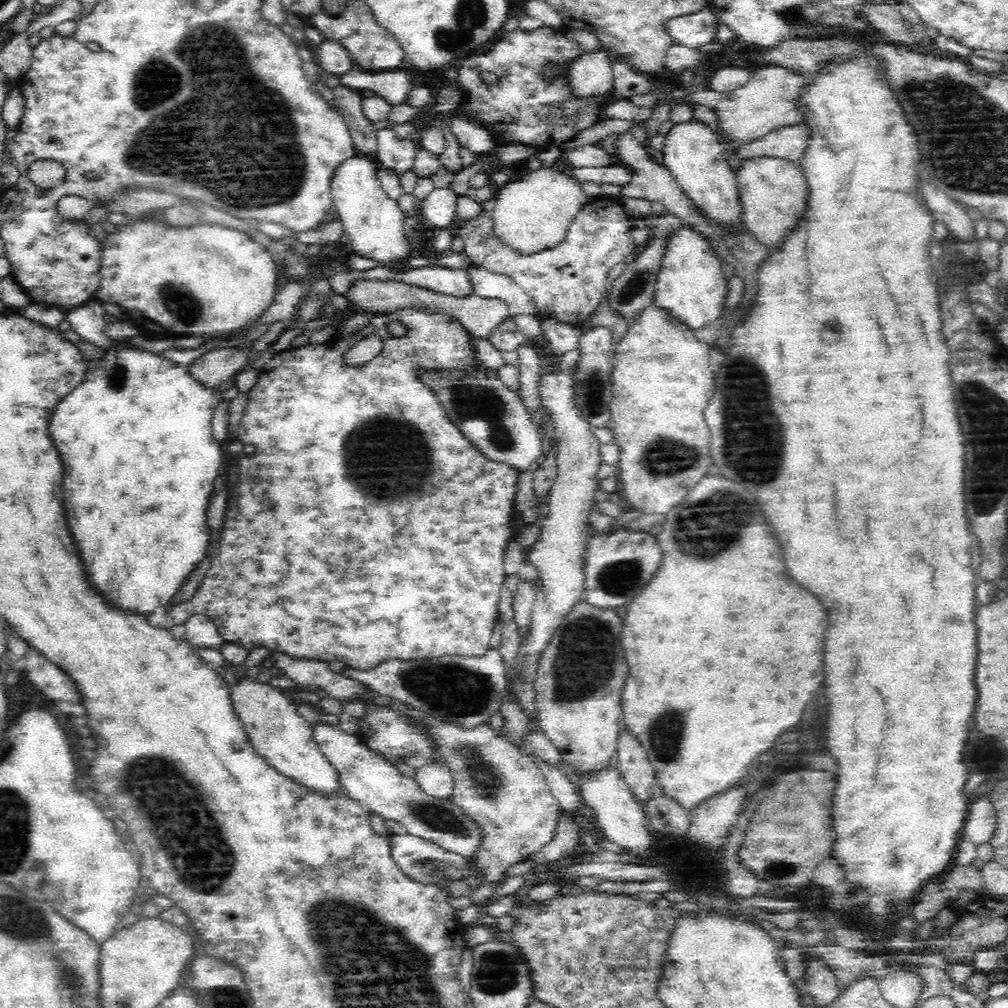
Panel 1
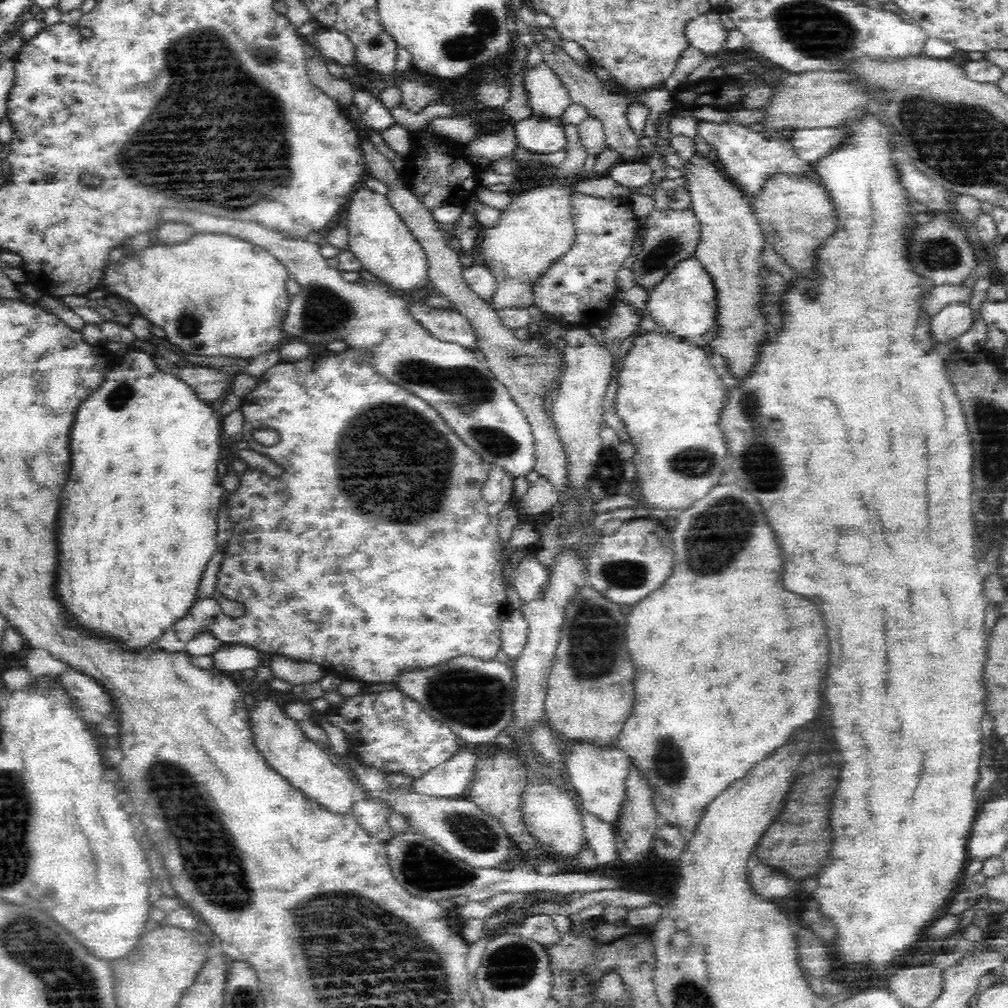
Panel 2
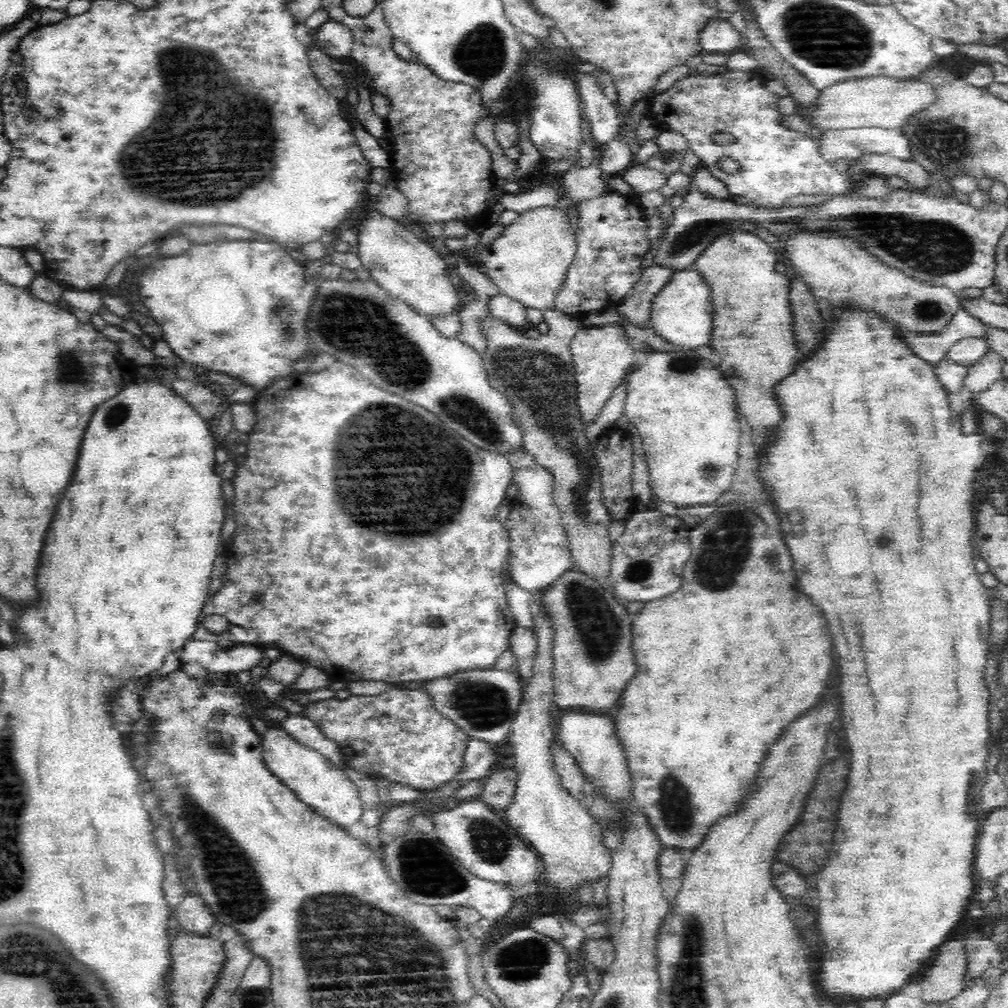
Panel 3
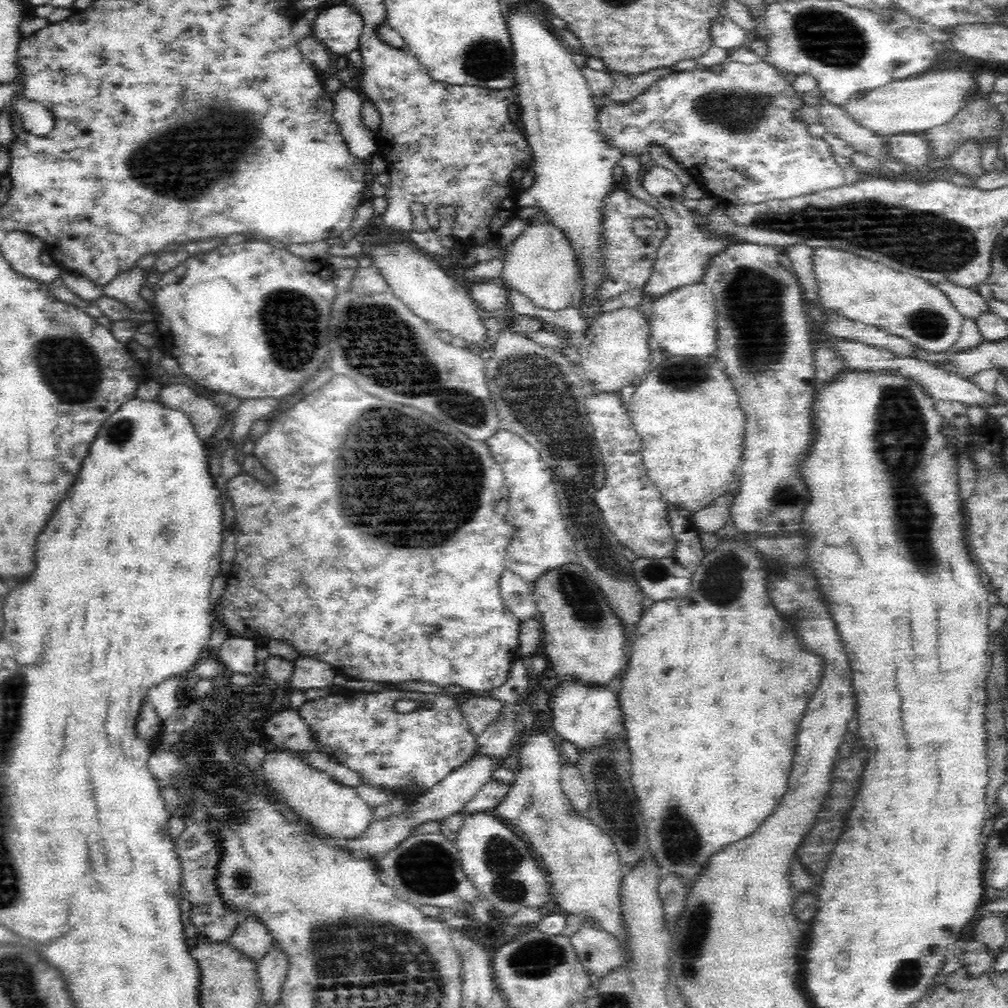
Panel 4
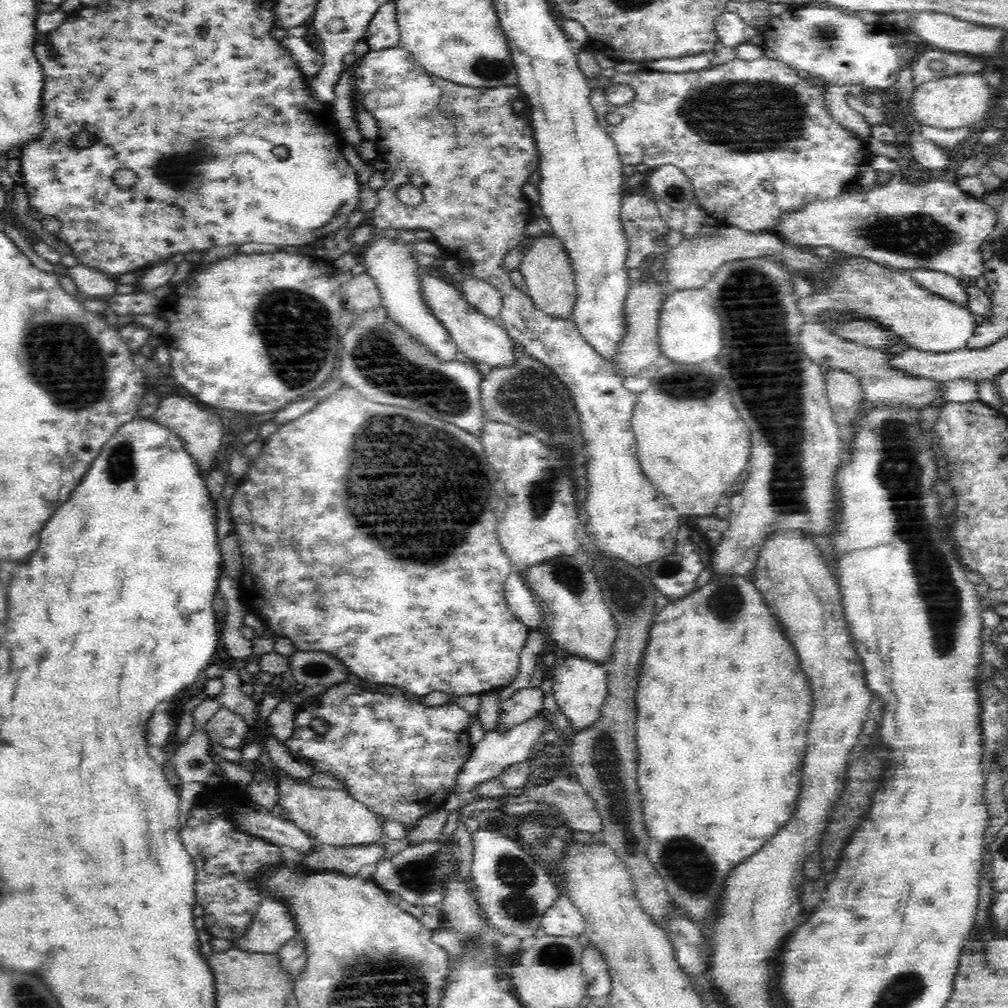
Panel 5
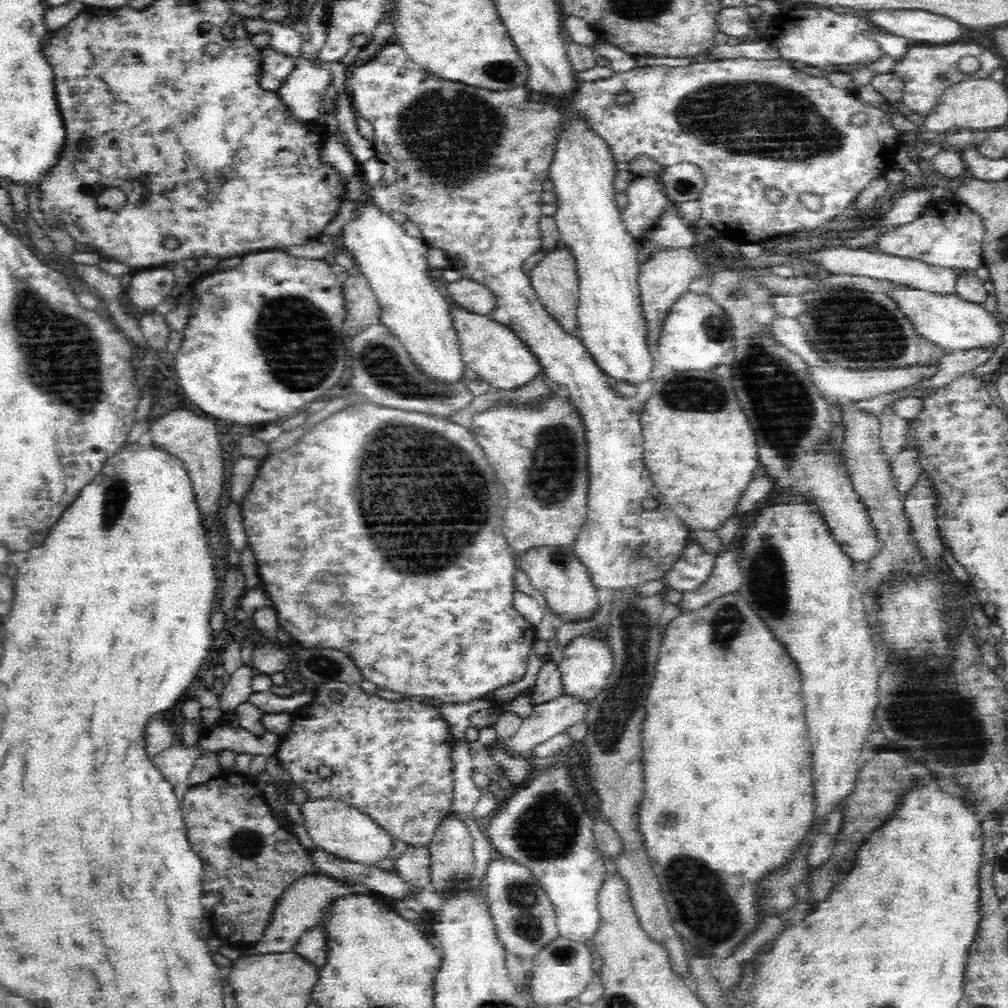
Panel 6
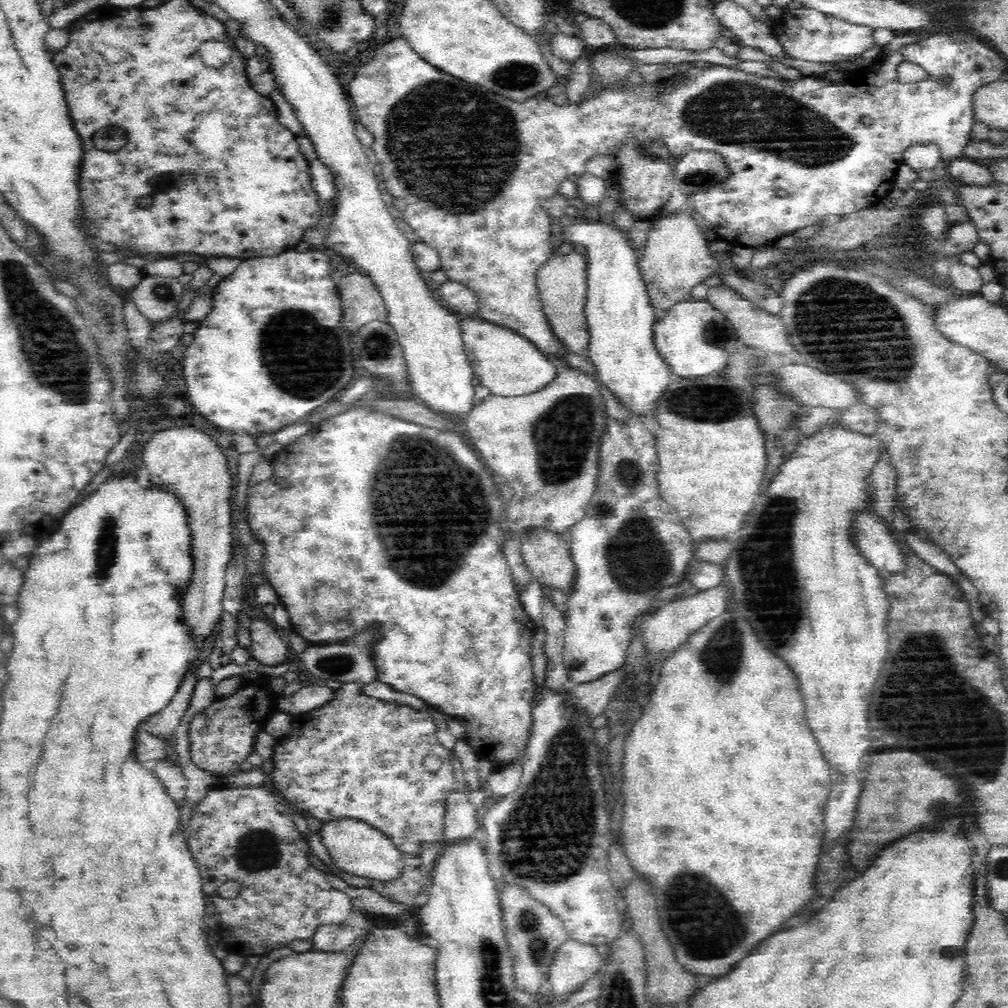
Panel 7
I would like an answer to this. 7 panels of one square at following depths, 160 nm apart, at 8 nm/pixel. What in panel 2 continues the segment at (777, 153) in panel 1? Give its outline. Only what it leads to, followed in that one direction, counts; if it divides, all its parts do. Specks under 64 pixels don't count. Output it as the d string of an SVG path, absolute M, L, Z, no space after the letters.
M838 127L794 129L787 141L792 145L796 158L814 164L821 156L834 150L844 138Z

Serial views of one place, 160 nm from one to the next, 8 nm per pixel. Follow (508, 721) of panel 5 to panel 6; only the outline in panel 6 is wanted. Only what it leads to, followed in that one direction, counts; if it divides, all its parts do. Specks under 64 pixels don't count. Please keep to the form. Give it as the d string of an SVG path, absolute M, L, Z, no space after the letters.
M550 657L544 659L536 684L530 690L529 703L538 706L554 700L561 695L561 675L559 666L556 666Z

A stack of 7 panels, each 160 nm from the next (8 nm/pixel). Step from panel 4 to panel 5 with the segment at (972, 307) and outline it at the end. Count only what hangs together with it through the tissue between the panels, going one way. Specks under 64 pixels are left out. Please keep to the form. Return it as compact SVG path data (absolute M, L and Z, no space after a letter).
M910 270L910 272L904 273L910 273L921 287L931 290L959 306L968 308L968 291L962 286L960 279L933 270Z

